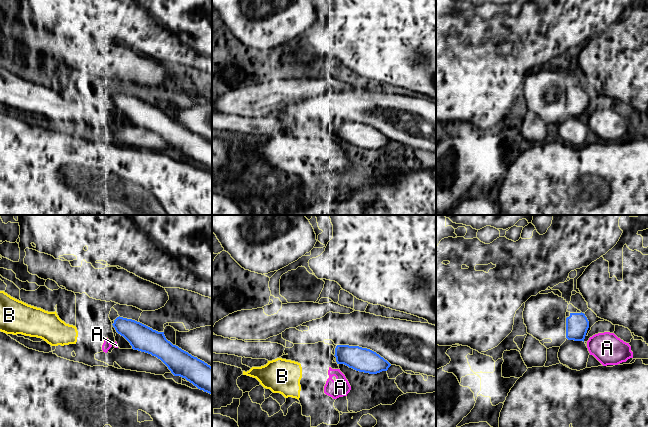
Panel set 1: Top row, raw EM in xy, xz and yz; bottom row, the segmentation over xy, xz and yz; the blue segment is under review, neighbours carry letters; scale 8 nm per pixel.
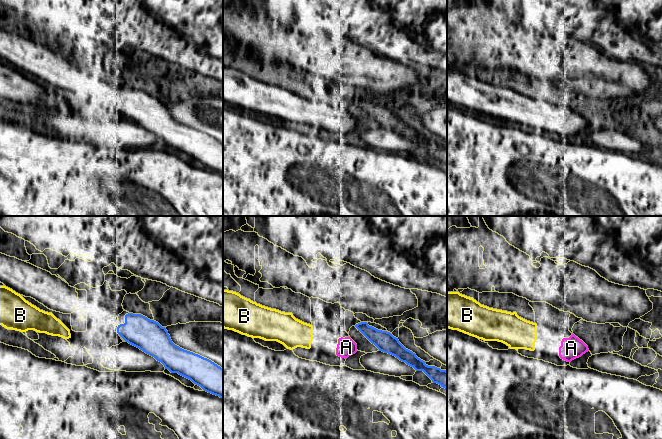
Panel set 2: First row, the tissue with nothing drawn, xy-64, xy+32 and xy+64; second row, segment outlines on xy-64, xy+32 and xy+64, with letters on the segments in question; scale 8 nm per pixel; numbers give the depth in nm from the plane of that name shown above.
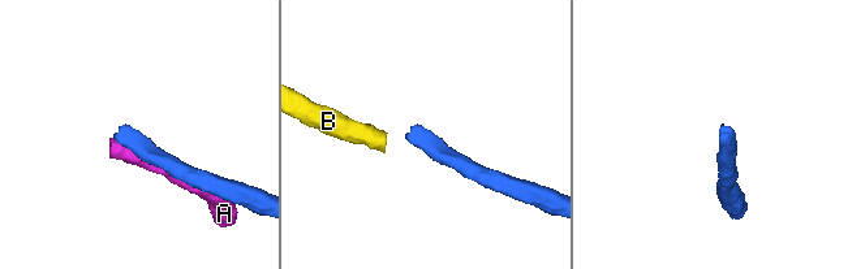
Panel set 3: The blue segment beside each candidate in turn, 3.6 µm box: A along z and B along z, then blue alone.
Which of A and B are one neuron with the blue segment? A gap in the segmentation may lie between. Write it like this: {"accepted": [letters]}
{"accepted": []}

